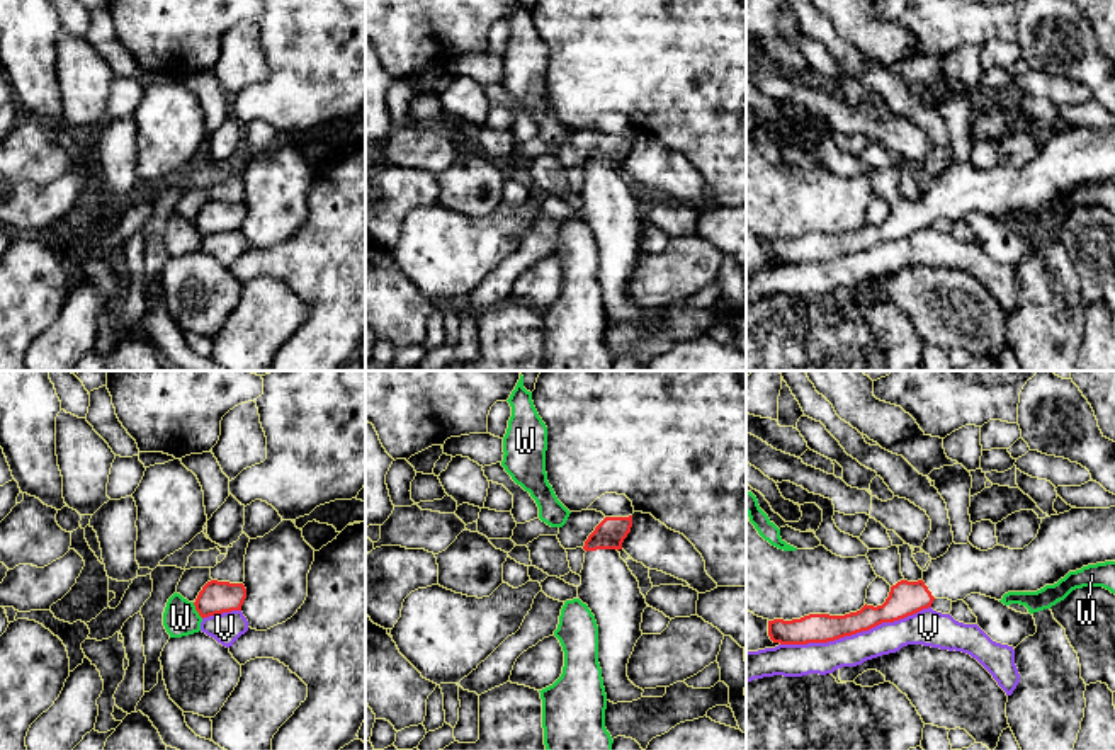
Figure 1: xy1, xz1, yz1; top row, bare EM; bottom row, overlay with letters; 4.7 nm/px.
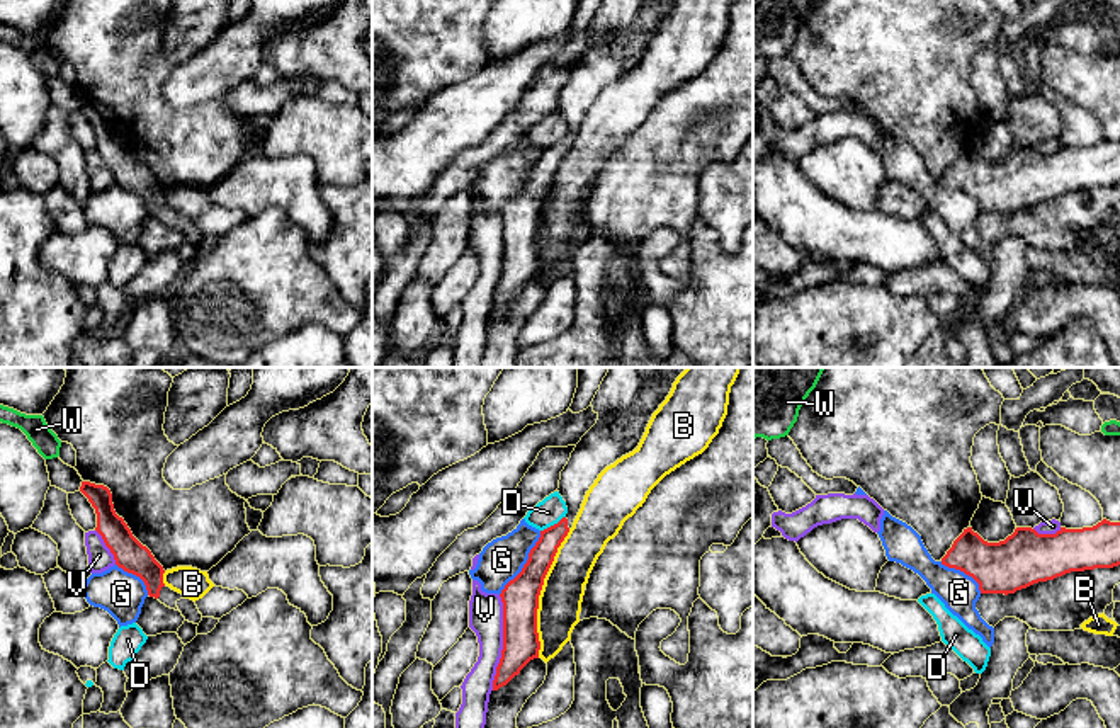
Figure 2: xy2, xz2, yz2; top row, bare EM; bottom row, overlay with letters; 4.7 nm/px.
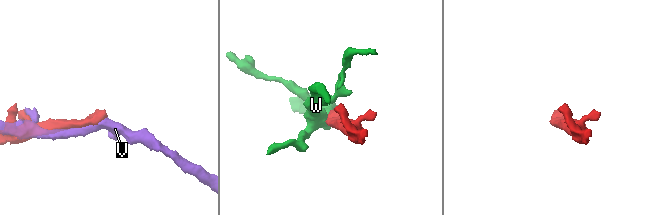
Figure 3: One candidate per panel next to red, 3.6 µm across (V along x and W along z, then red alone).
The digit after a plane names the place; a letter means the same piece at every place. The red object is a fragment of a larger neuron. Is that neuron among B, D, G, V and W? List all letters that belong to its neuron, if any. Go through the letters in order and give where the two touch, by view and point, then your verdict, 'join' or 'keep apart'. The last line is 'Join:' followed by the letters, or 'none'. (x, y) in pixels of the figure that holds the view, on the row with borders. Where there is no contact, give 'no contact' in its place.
B: xz2 (539, 594) | keep apart
D: xz2 (554, 524) | keep apart
G: xz2 (526, 563) | keep apart
V: yz1 (855, 633) | keep apart
W: xy1 (196, 609) | keep apart
Join: none

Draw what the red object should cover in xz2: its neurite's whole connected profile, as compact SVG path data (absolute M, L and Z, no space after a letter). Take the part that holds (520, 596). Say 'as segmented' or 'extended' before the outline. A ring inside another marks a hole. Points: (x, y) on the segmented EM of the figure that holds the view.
extended | M610 367L591 407L597 424L581 437L559 480L568 514L540 531L522 572L501 590L503 650L493 691L506 685L534 658L539 658L539 595L557 548L568 536L586 492L598 475L637 449L653 413L670 395L687 367Z

